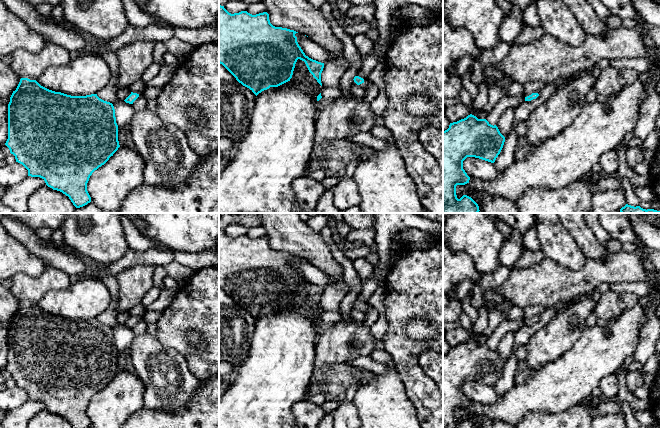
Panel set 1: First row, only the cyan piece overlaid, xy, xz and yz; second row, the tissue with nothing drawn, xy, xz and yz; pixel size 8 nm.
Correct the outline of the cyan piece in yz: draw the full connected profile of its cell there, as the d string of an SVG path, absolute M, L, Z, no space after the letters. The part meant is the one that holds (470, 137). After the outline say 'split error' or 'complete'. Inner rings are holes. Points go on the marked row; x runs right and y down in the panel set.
M470 114L466 118L450 123L449 128L443 131L443 213L478 213L478 204L469 196L463 195L460 199L456 195L456 186L469 183L470 177L463 169L463 161L467 157L479 158L494 163L500 154L505 142L505 137L496 125L491 125L486 119L478 119Z; complete

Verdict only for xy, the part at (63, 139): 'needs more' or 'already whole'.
already whole

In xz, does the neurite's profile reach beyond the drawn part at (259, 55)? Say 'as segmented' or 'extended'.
as segmented

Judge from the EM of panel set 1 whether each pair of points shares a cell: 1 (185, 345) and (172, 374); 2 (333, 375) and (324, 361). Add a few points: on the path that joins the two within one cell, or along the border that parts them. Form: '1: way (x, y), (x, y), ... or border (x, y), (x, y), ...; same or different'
1: border (160, 342), (176, 349), (184, 357), (192, 374); different
2: border (344, 363), (327, 366), (325, 380), (313, 384); different

